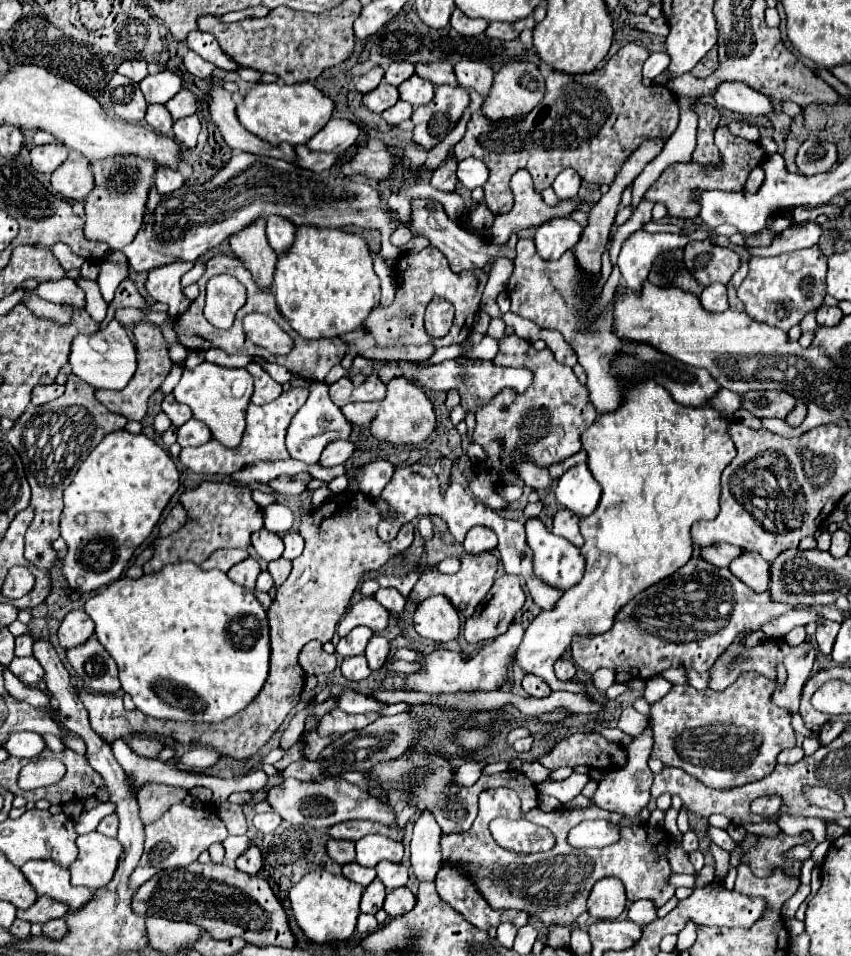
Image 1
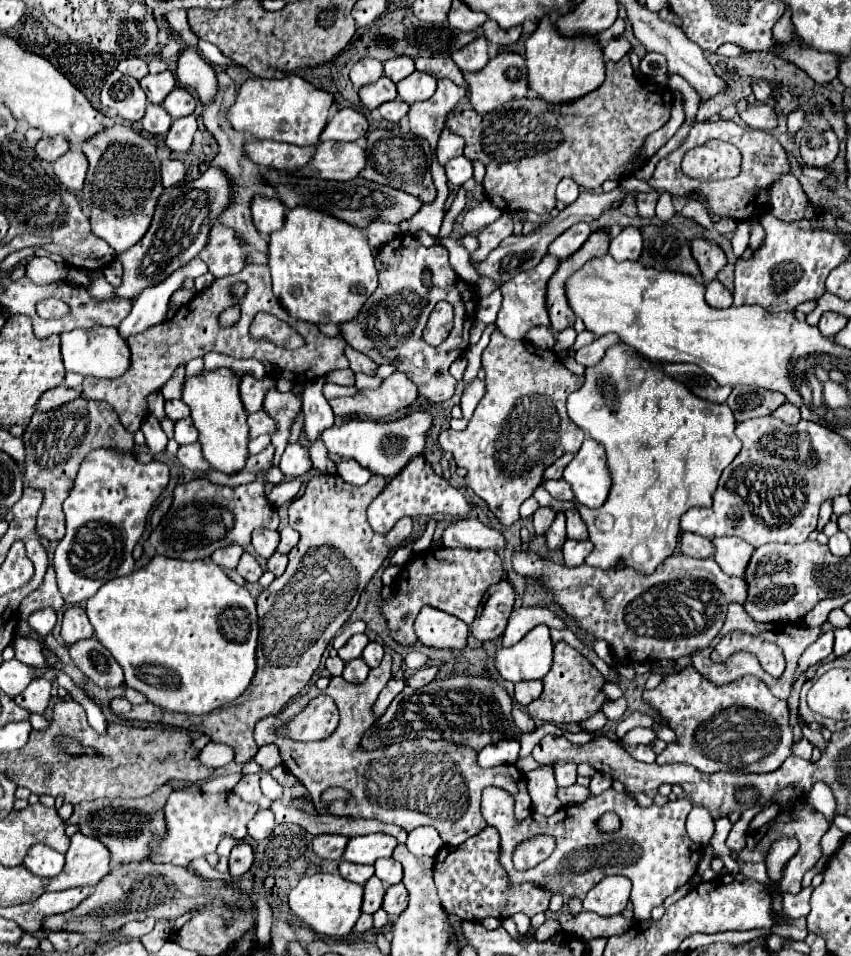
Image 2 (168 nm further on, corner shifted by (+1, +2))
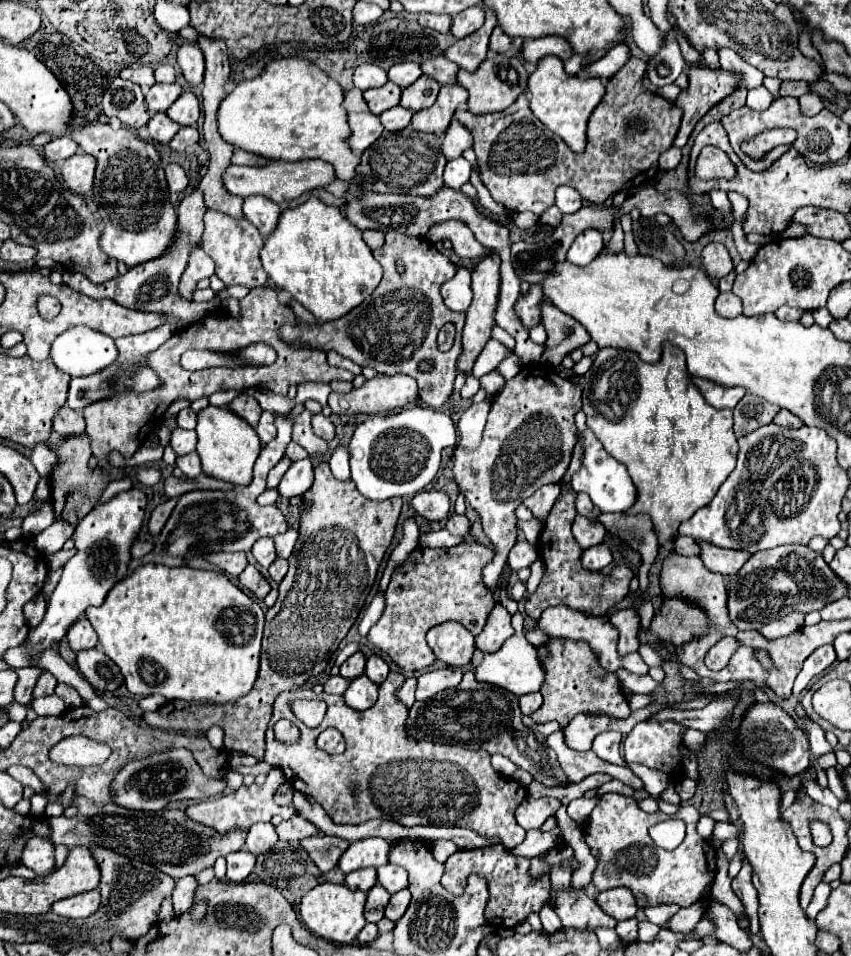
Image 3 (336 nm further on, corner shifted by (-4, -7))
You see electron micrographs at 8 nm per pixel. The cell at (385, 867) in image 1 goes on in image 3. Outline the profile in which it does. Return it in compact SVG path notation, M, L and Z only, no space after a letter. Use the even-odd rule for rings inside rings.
M385 864L381 868L377 868L377 882L389 892L395 894L403 888L407 888L407 874L401 866L395 864Z

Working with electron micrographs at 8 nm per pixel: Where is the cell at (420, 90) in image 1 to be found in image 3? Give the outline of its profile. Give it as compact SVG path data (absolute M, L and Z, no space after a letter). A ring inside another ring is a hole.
M421 76L417 82L413 82L411 86L407 86L403 90L403 96L401 96L401 106L403 108L409 108L413 112L419 112L423 108L429 108L433 106L437 94L439 94L439 84L429 78L429 76Z

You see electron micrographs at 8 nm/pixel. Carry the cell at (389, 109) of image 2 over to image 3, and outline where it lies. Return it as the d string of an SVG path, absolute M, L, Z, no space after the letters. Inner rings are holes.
M395 106L395 108L391 108L391 110L387 110L387 112L381 114L381 124L383 124L387 130L397 132L397 130L405 128L405 126L411 122L411 116L413 116L411 110L407 110L407 108L403 108L403 106Z

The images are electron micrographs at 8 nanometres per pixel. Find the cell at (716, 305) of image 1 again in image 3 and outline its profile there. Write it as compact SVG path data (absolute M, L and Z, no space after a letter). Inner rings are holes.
M721 292L715 300L715 310L723 318L735 318L741 314L741 300L733 292Z

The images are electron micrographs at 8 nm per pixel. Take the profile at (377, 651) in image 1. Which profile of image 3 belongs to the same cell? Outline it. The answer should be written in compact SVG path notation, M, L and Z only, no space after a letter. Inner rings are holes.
M371 654L371 656L367 658L365 674L367 674L375 684L381 684L381 682L387 678L387 674L389 674L389 666L387 666L387 662L385 662L381 656Z

